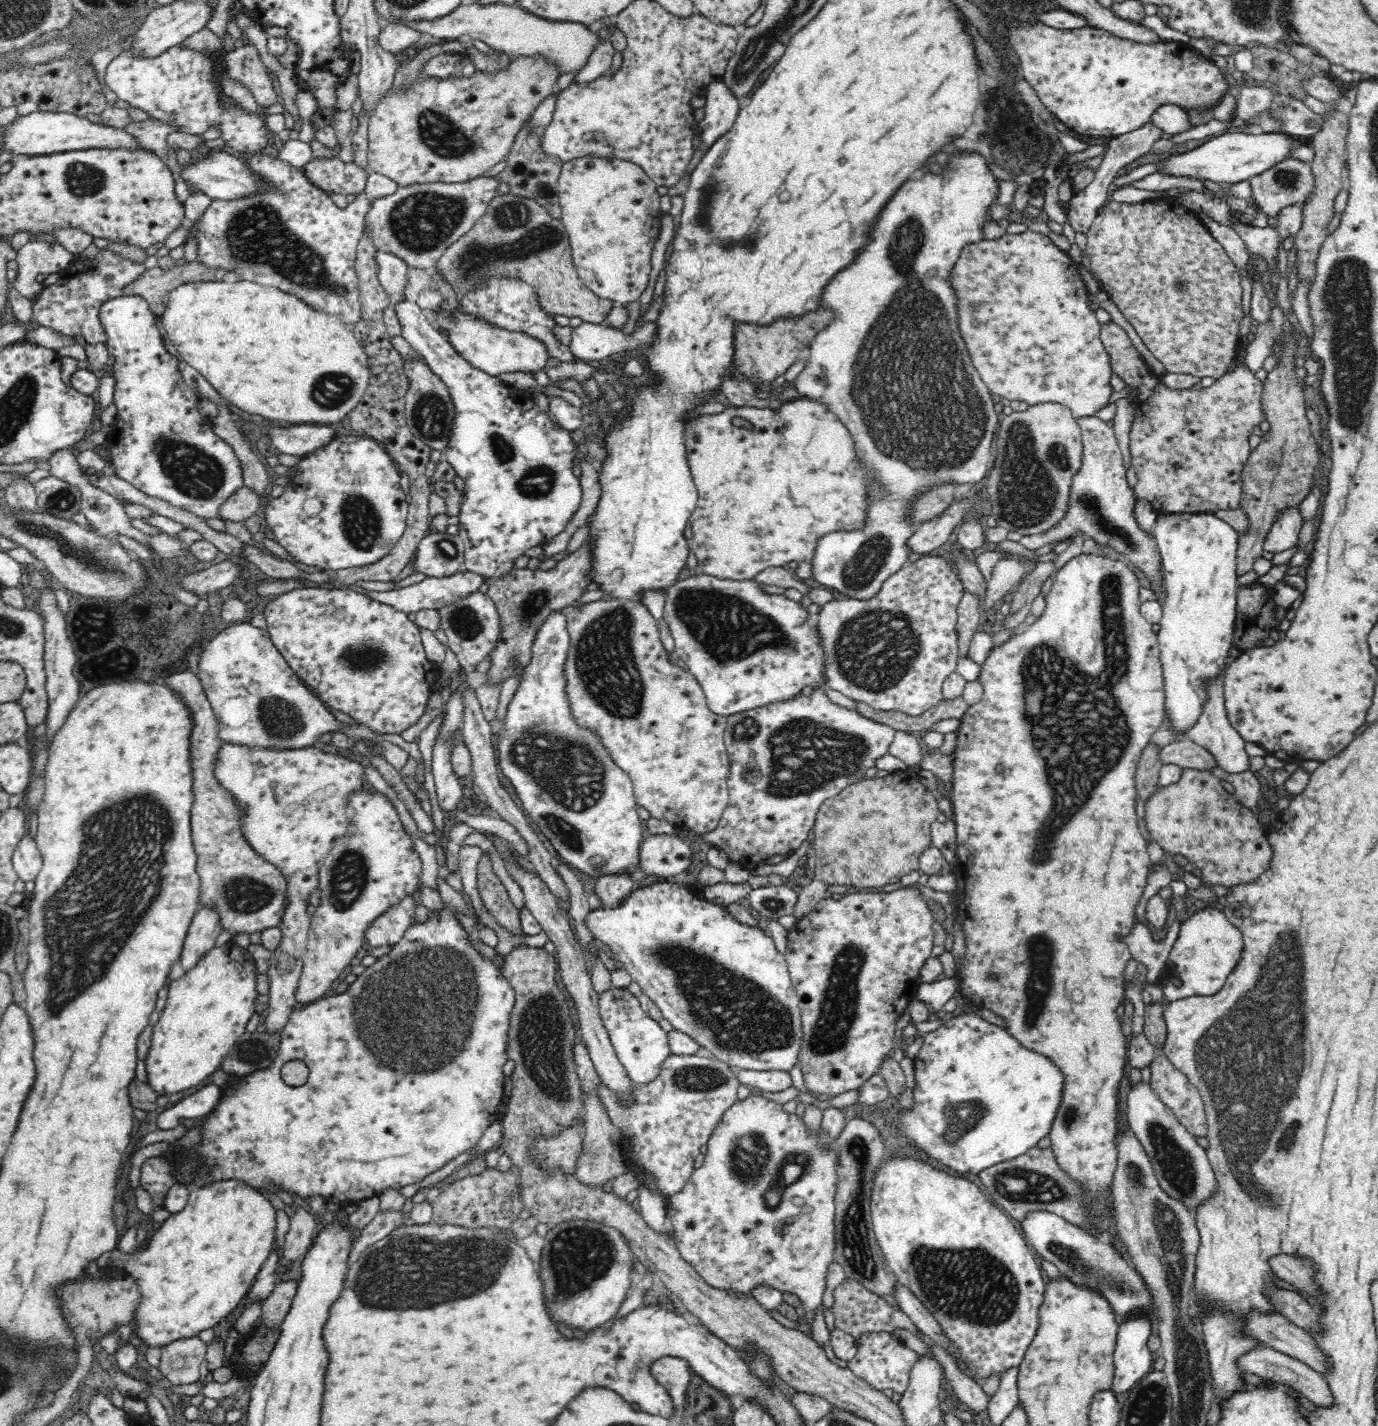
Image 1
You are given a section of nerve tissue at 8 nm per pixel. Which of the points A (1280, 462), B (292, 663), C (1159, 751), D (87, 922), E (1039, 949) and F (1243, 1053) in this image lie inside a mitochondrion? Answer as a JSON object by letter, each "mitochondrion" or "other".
{"A":"mitochondrion","B":"other","C":"other","D":"mitochondrion","E":"mitochondrion","F":"mitochondrion"}

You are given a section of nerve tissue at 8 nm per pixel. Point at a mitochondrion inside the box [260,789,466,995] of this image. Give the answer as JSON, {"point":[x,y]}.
{"point":[350,872]}

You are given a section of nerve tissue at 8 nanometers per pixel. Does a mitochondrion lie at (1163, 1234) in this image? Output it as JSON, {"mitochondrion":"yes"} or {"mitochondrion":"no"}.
{"mitochondrion":"yes"}

